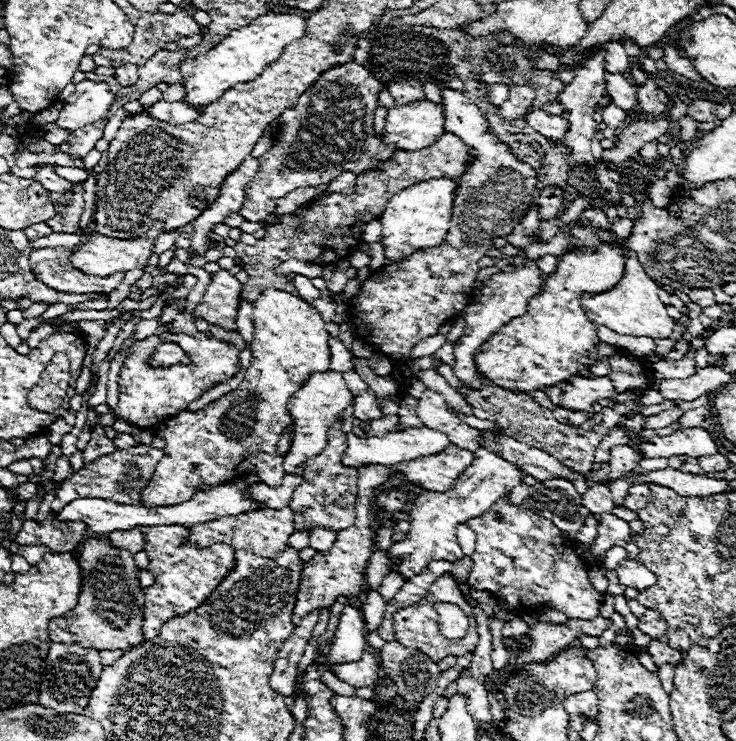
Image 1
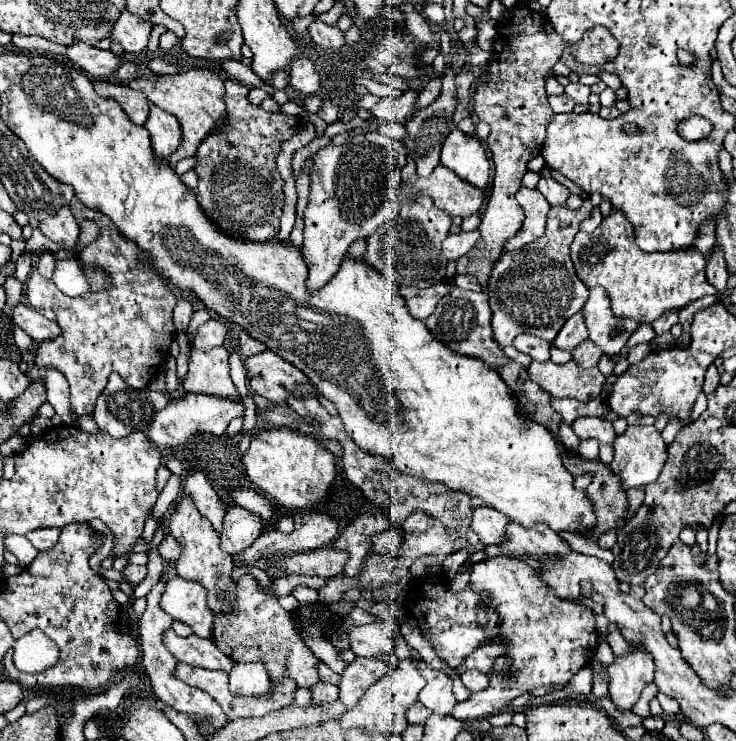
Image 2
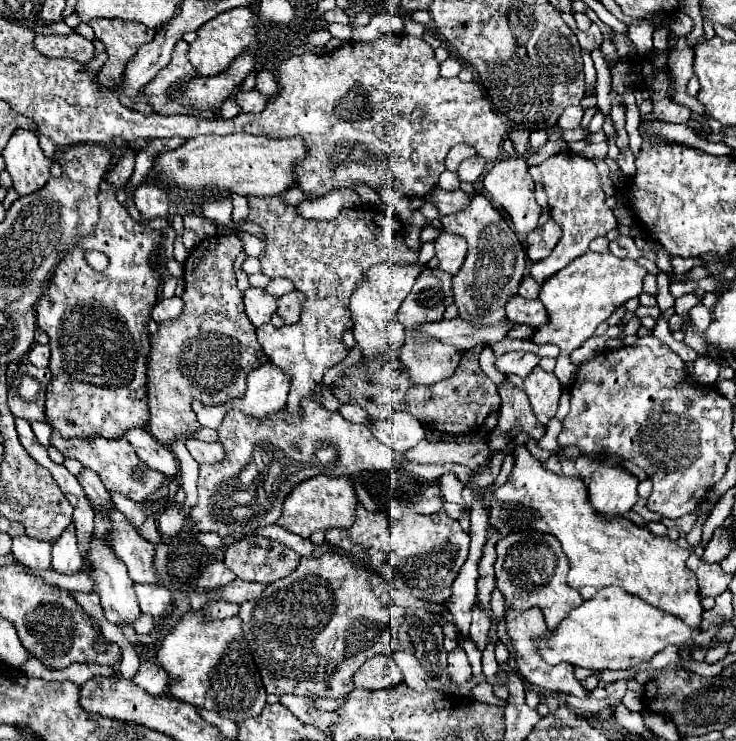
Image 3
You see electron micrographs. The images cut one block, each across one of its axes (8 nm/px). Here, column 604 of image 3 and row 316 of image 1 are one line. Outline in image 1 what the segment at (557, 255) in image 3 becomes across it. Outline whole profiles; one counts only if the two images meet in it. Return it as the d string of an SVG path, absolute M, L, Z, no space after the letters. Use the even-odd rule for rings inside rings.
M218 270L206 288L202 302L196 306L194 316L204 316L208 324L216 324L224 330L236 330L236 310L240 282L226 270Z

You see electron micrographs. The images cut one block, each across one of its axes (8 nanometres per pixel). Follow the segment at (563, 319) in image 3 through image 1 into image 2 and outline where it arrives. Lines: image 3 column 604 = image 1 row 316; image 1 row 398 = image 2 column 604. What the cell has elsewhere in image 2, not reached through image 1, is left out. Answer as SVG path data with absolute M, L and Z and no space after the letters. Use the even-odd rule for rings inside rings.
M614 208L594 232L576 234L572 242L572 262L578 278L588 288L606 288L612 300L612 312L618 318L632 318L642 324L652 324L666 310L680 310L692 300L698 300L706 294L716 294L714 286L706 282L706 258L696 248L672 250L670 254L642 252L634 242L634 230L630 230L630 222L626 222L626 216L618 214Z

